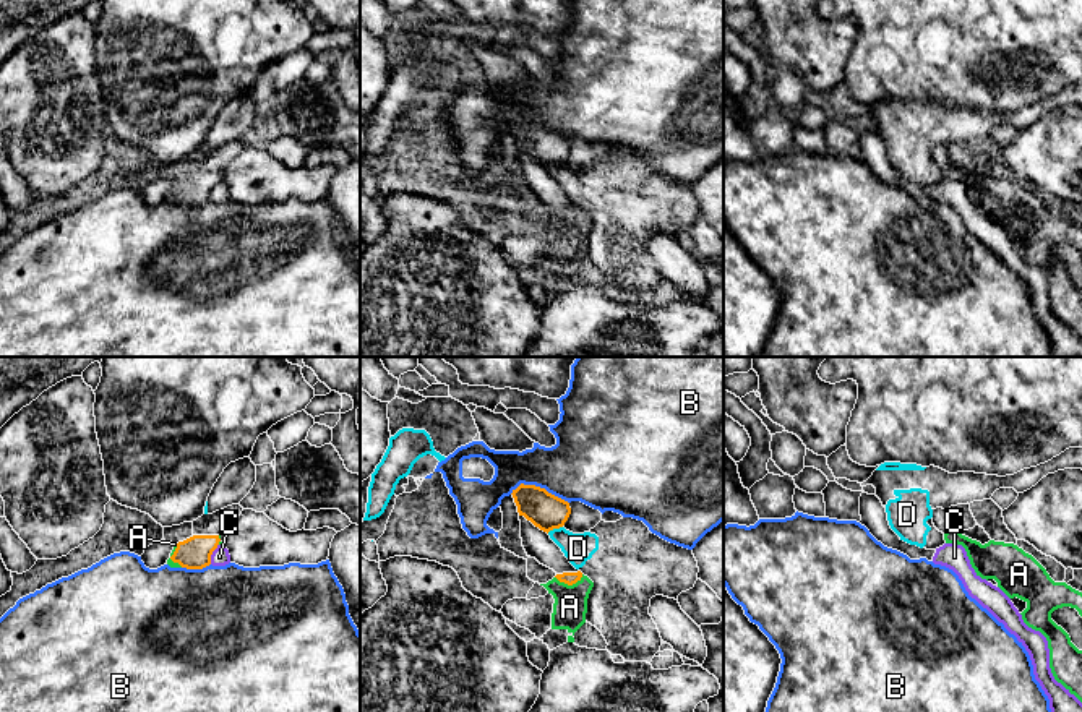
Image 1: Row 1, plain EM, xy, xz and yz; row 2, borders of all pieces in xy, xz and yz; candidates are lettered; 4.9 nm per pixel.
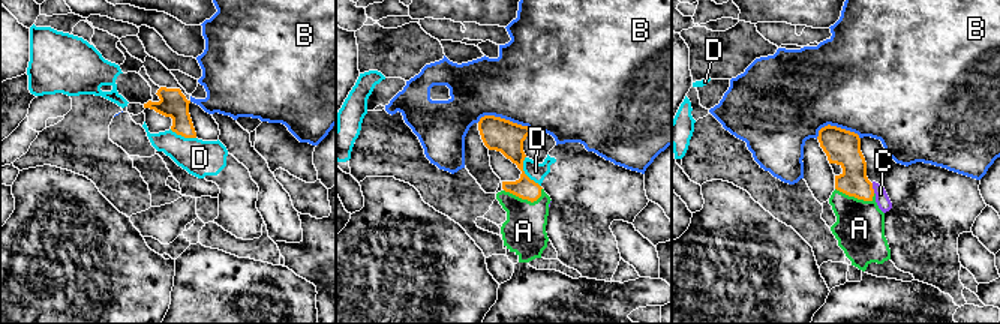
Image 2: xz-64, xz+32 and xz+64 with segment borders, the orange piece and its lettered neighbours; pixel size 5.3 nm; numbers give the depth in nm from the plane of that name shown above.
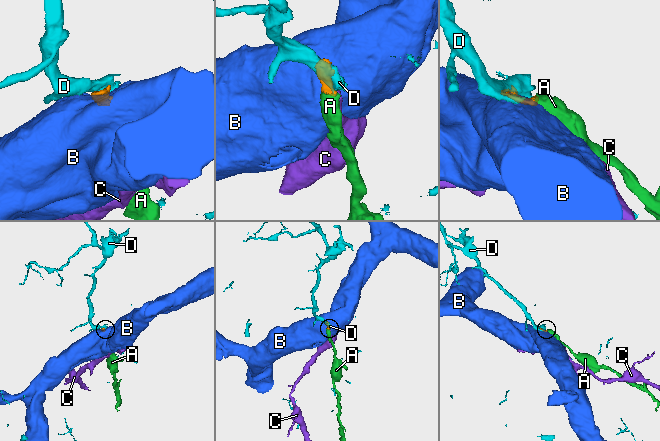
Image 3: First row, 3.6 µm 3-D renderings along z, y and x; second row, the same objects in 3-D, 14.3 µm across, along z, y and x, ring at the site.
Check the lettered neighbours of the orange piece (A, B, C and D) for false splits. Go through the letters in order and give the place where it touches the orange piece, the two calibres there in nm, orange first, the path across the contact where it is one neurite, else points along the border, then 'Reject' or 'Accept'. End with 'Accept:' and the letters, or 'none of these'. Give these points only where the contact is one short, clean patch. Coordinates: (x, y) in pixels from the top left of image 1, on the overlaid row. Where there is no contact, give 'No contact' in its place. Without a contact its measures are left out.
A: Touches orange at xz (568, 584). Thickness 60 nm (orange) against 170 nm. Path across: xz (568, 578), (568, 584), (570, 607). Accept
B: Touches orange at xz (539, 487). Thickness 180 nm (orange) against 360 nm. Reject
C: Touches orange at xy (211, 553). Thickness 160 nm (orange) against 90 nm. Boundary: xy (218, 544), (210, 563). Reject
D: Touches orange at xz (553, 527). Thickness 180 nm (orange) against 150 nm. Boundary: xz (562, 526), (547, 532). Reject
Accept: A

